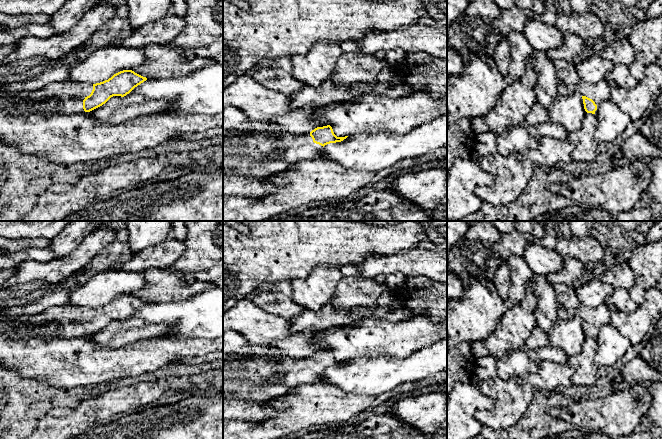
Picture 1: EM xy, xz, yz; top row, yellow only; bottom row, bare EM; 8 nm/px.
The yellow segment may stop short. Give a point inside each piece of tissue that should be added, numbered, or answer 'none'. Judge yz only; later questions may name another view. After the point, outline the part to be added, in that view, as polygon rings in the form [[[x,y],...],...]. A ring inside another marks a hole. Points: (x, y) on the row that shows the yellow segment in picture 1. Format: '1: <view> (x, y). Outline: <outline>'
1: yz (599, 92). Outline: [[[608,78],[601,80],[596,84],[588,84],[580,80],[575,86],[575,92],[579,93],[582,96],[588,97],[595,102],[595,104],[597,105],[597,110],[595,111],[595,115],[596,115],[600,104],[610,99],[610,91],[611,91],[612,86],[613,84]]]

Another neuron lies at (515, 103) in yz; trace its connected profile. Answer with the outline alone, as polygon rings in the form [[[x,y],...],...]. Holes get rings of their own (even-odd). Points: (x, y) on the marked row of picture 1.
[[[531,54],[525,59],[521,77],[508,82],[495,108],[483,117],[484,123],[494,134],[525,124],[527,115],[537,101],[534,88],[537,72],[530,61],[530,56]]]

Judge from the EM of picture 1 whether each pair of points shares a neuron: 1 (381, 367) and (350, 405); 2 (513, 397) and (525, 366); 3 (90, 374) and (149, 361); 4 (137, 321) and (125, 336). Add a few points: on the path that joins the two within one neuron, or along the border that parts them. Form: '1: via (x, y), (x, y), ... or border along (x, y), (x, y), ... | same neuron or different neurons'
1: border along (336, 385), (344, 390), (359, 394), (382, 394) | different neurons
2: border along (497, 375), (504, 380), (512, 377), (518, 378) | different neurons
3: via (105, 365), (123, 361), (134, 361) | same neuron
4: border along (122, 321), (125, 327), (141, 327), (155, 323) | different neurons

